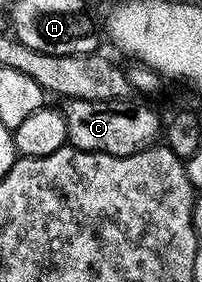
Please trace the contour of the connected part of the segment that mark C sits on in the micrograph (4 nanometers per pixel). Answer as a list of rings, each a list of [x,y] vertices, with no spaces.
[[[65,100],[62,112],[66,119],[67,144],[73,149],[129,157],[157,144],[162,133],[162,117],[148,105],[132,105],[127,101]]]

